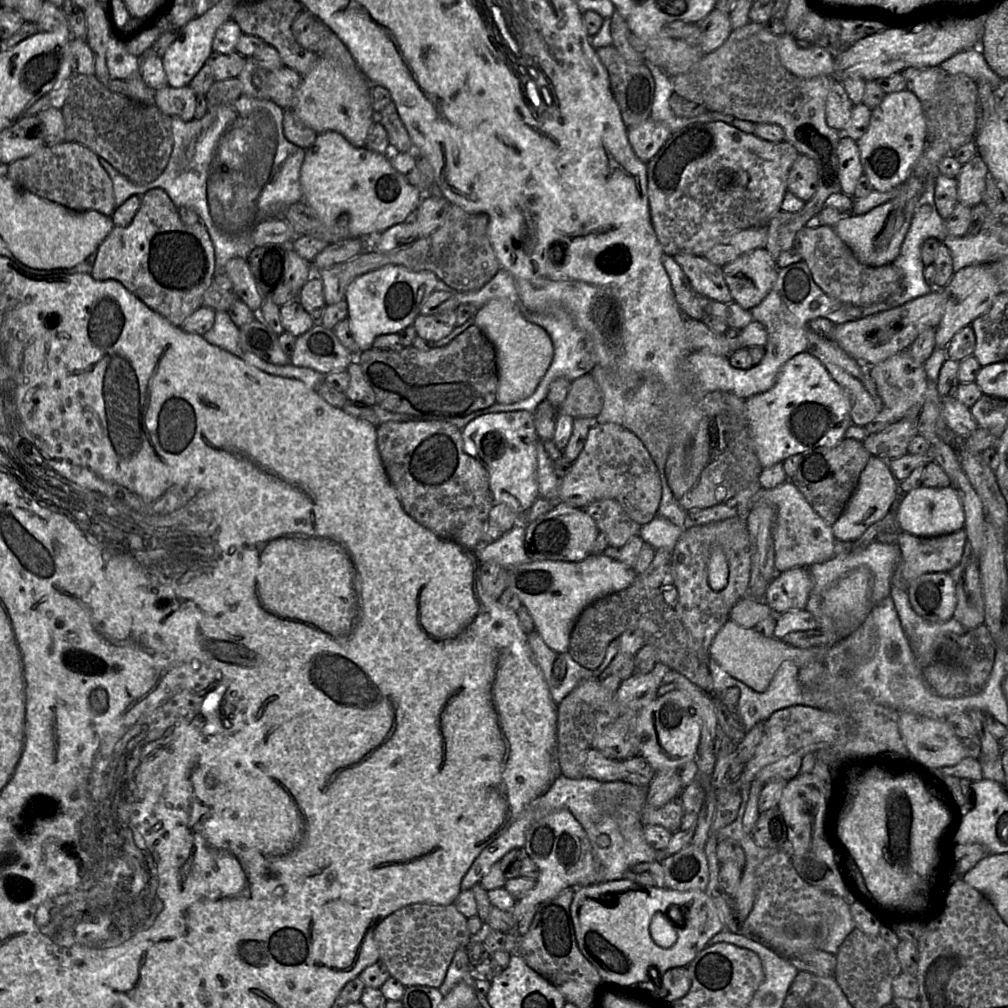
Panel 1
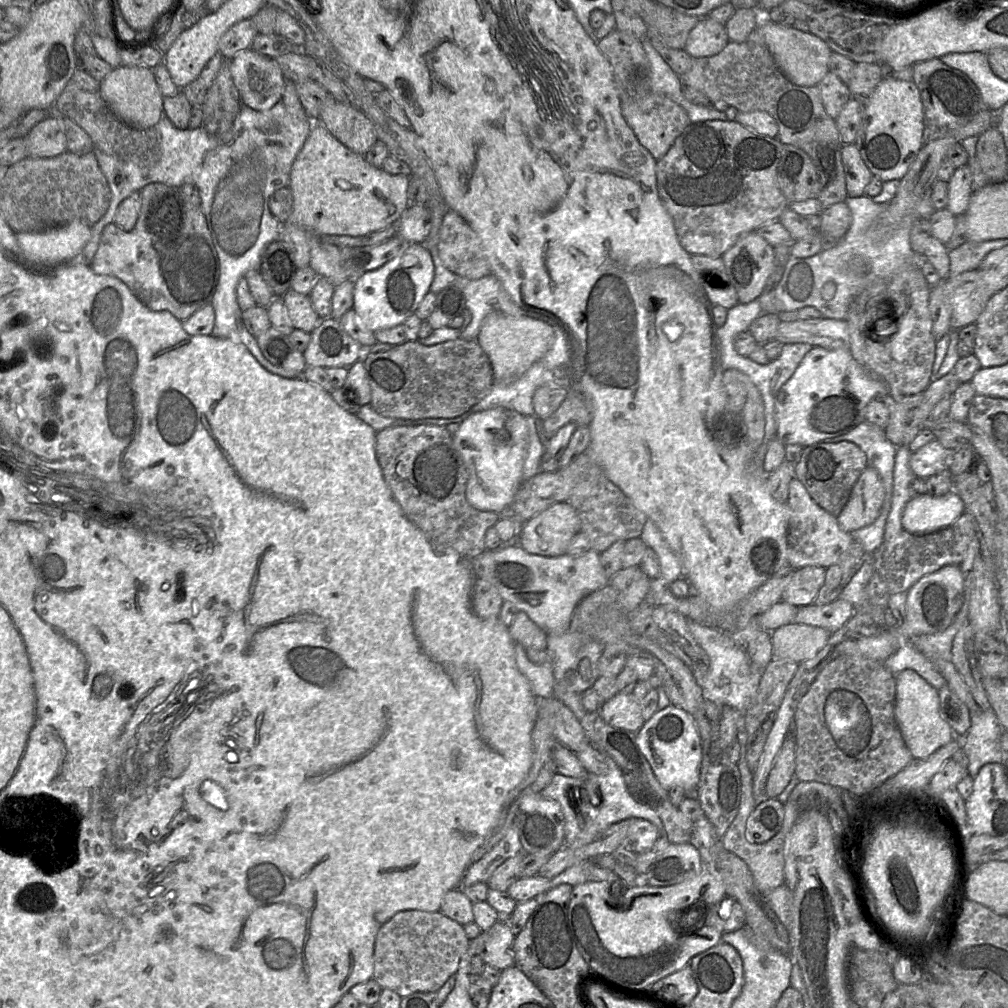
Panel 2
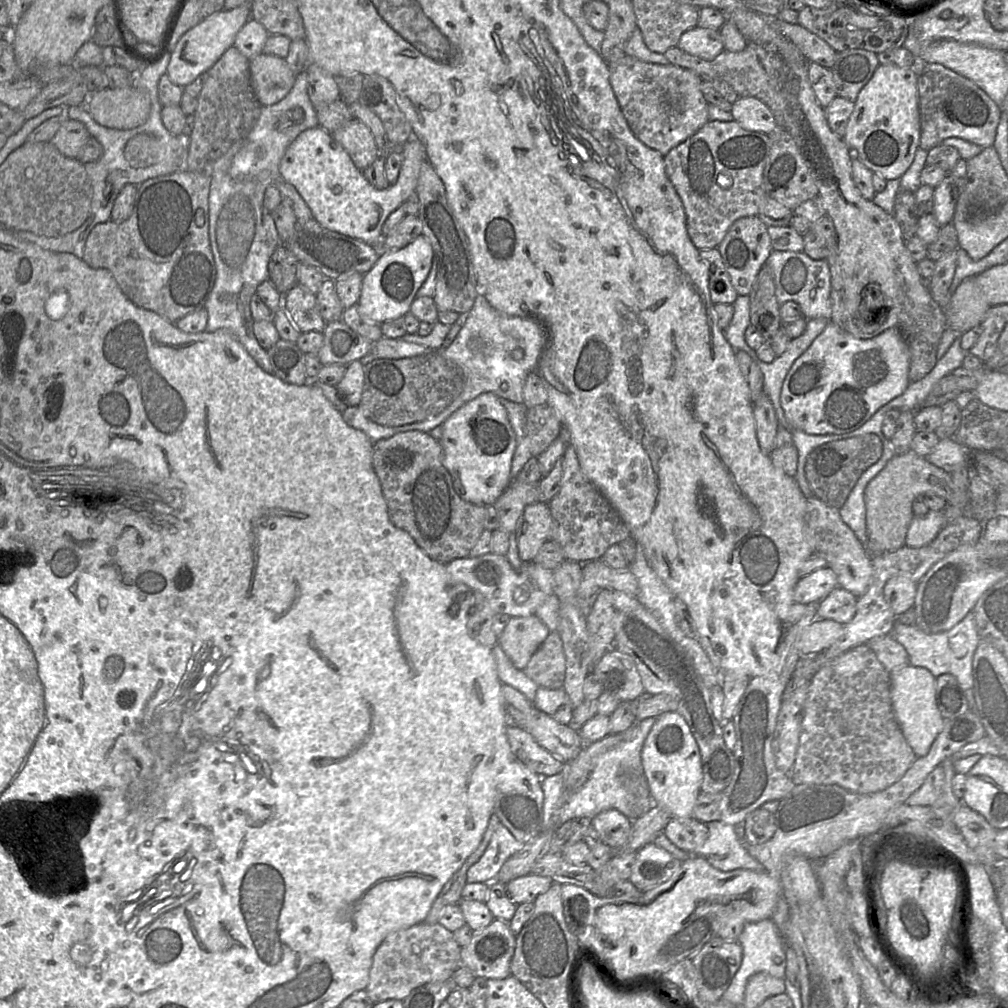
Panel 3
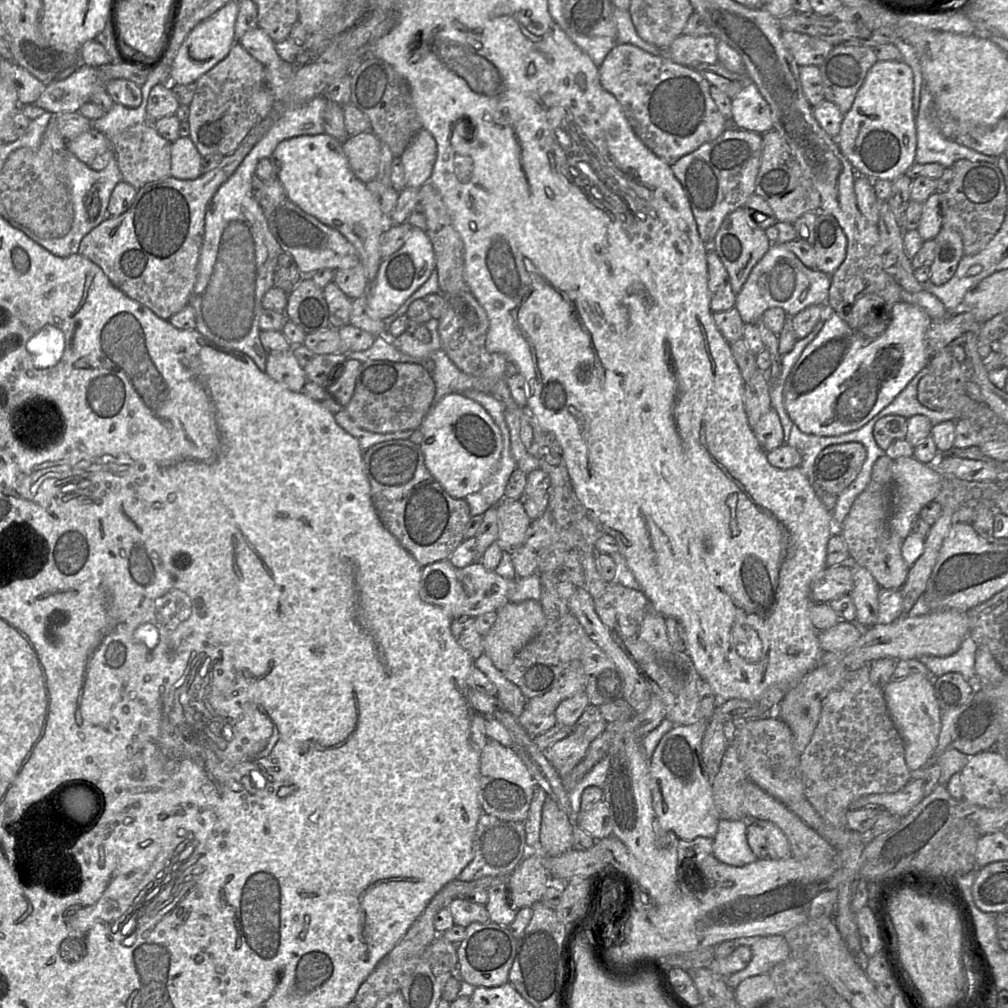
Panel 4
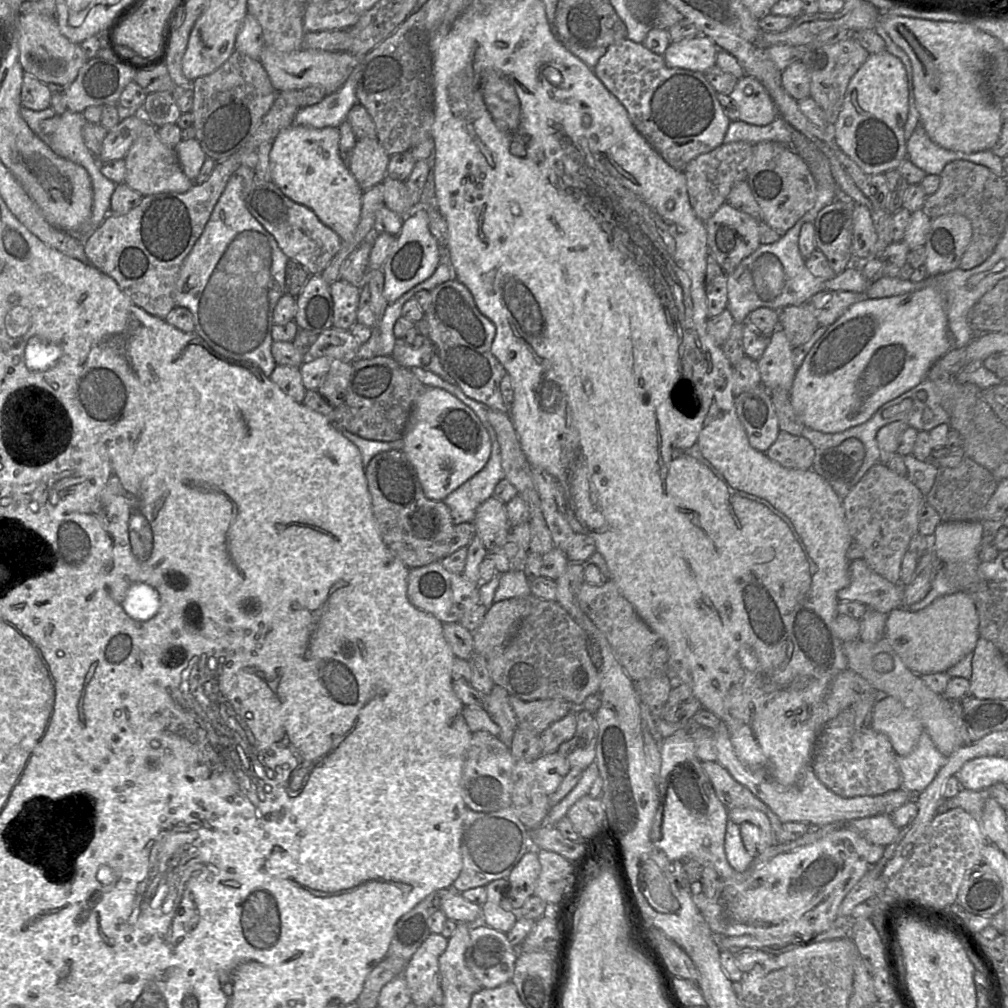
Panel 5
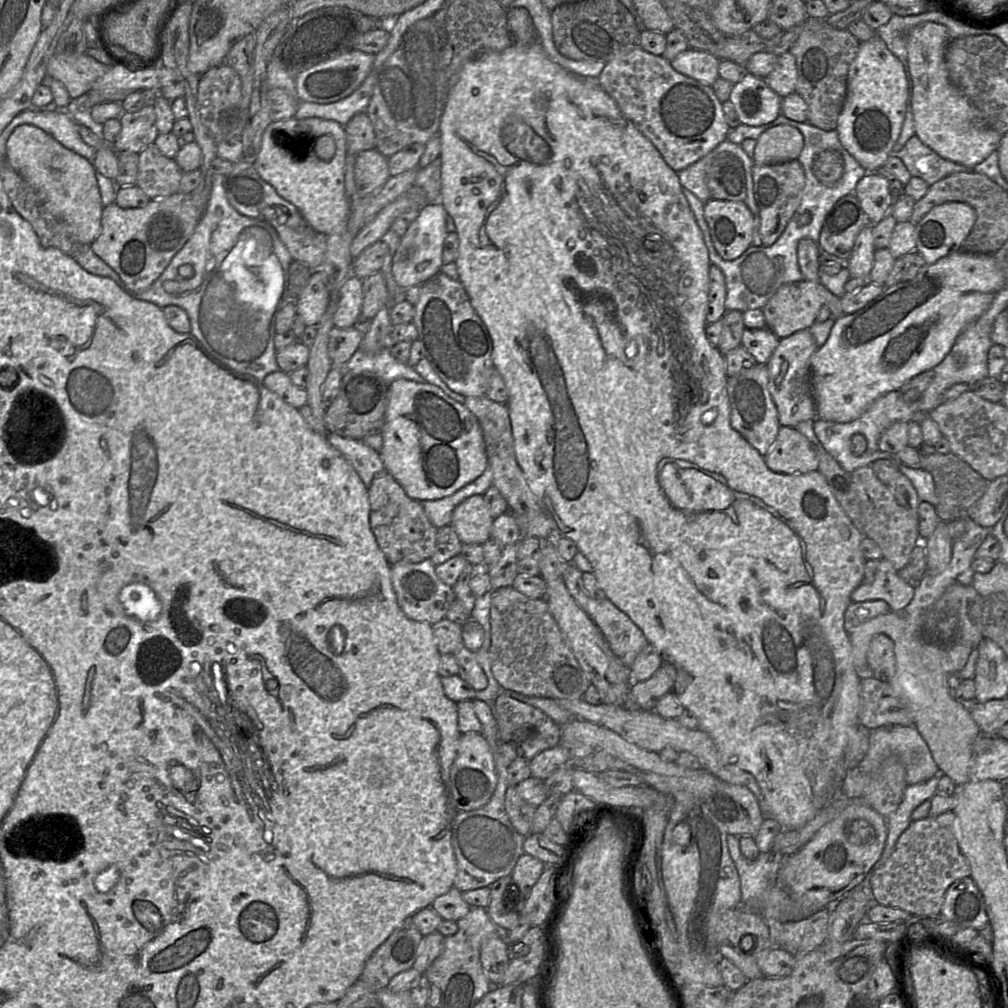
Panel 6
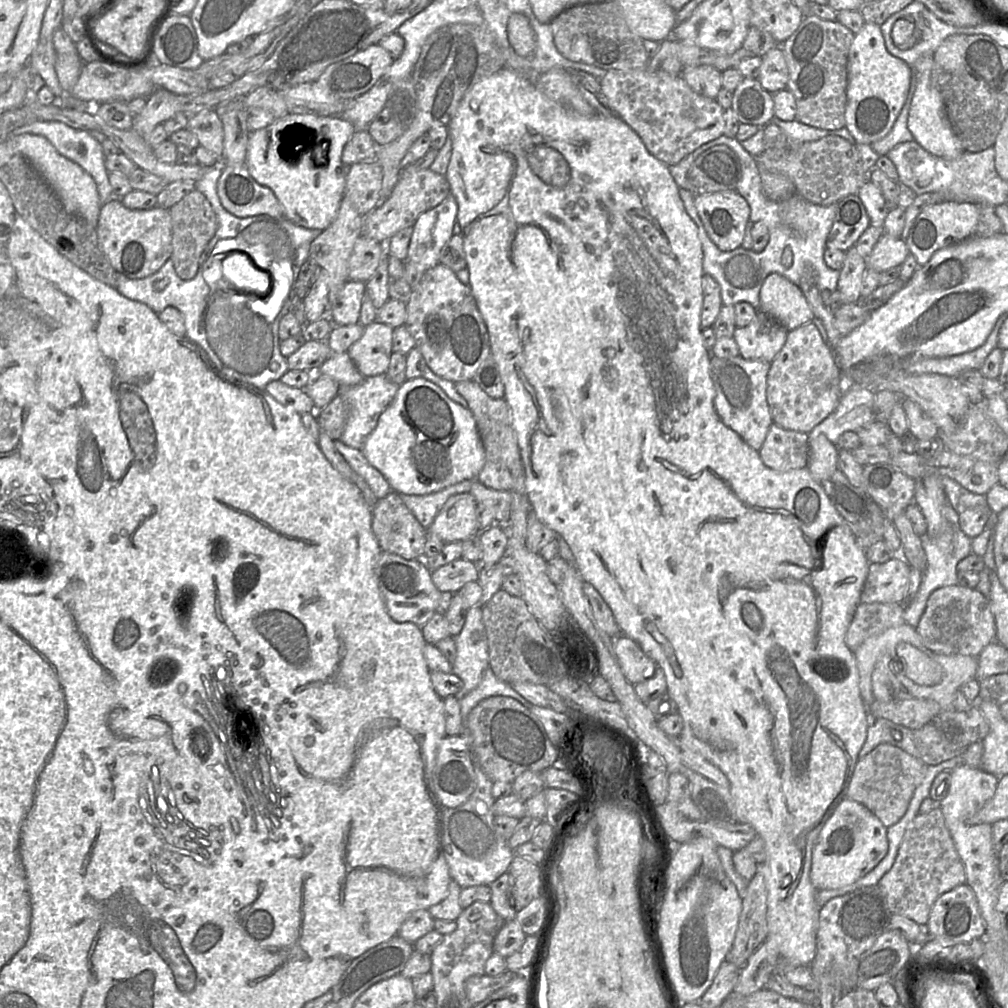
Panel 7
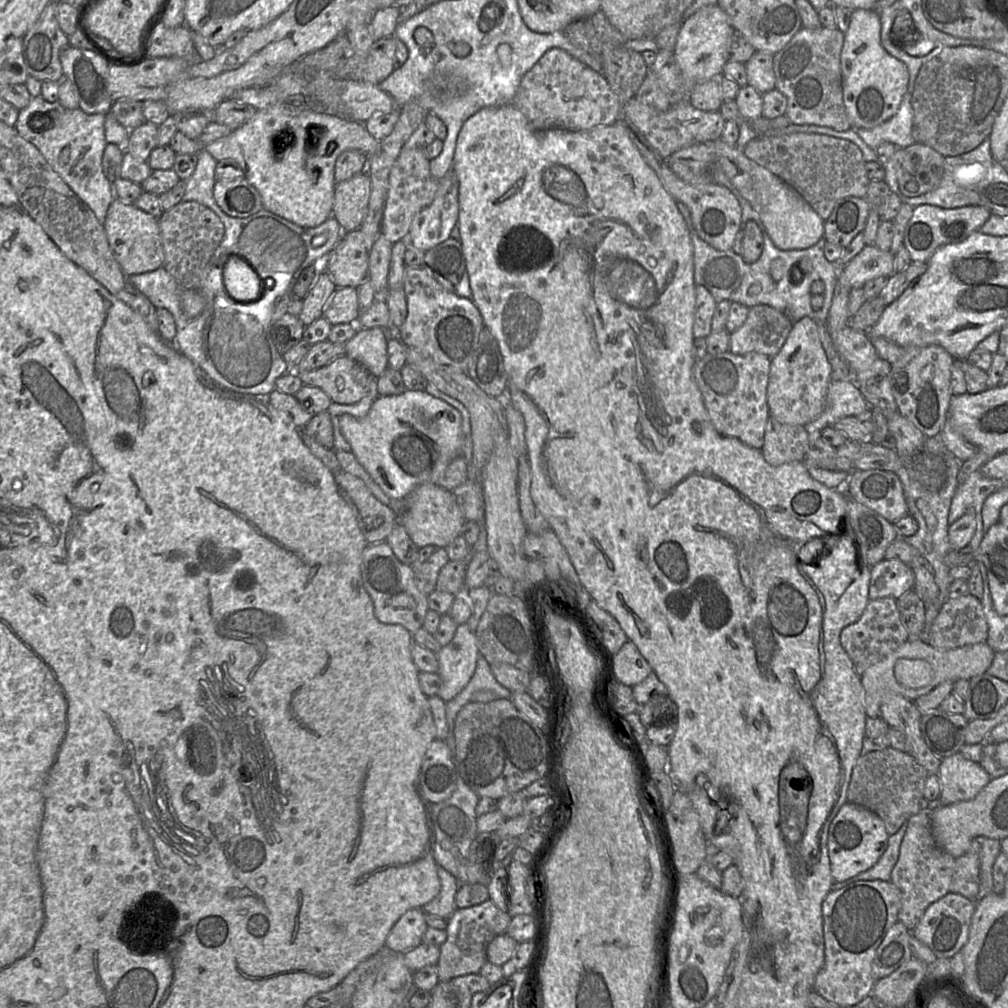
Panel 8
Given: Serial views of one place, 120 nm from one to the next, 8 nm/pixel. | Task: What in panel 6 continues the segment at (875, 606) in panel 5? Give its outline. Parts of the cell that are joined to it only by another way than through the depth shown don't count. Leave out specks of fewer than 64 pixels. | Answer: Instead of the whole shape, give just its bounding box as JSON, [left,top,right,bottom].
[851,559,914,612]

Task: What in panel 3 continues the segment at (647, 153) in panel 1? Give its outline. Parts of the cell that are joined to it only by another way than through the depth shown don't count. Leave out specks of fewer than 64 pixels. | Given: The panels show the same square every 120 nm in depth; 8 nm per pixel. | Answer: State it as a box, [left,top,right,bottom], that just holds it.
[609,55,710,156]

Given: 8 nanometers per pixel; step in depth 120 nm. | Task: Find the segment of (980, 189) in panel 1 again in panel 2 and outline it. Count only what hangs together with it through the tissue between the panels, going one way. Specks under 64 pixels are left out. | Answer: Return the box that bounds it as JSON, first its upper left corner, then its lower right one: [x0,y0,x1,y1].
[946,164,973,217]

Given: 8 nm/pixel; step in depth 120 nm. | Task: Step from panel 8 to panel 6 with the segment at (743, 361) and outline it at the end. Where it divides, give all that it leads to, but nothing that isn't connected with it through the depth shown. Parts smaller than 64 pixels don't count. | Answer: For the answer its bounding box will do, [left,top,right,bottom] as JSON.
[727,363,781,456]

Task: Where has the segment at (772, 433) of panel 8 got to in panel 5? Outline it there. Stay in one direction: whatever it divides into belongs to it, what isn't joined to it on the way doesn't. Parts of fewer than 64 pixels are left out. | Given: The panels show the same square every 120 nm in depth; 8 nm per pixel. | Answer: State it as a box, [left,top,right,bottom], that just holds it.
[765,430,815,470]

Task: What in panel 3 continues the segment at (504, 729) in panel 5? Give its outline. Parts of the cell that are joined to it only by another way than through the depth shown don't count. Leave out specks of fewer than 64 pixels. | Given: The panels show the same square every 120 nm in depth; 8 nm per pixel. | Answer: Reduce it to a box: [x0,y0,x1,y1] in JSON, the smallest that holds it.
[492,644,539,701]

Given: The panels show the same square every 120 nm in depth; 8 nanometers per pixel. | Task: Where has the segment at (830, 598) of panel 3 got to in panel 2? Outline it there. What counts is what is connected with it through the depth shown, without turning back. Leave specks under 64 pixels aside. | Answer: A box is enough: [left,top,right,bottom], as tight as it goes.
[794,597,853,632]

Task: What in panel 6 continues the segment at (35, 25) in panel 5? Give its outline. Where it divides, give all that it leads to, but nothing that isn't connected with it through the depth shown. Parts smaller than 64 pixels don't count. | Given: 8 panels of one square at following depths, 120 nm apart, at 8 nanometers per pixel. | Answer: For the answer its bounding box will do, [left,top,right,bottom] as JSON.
[47,53,108,99]

